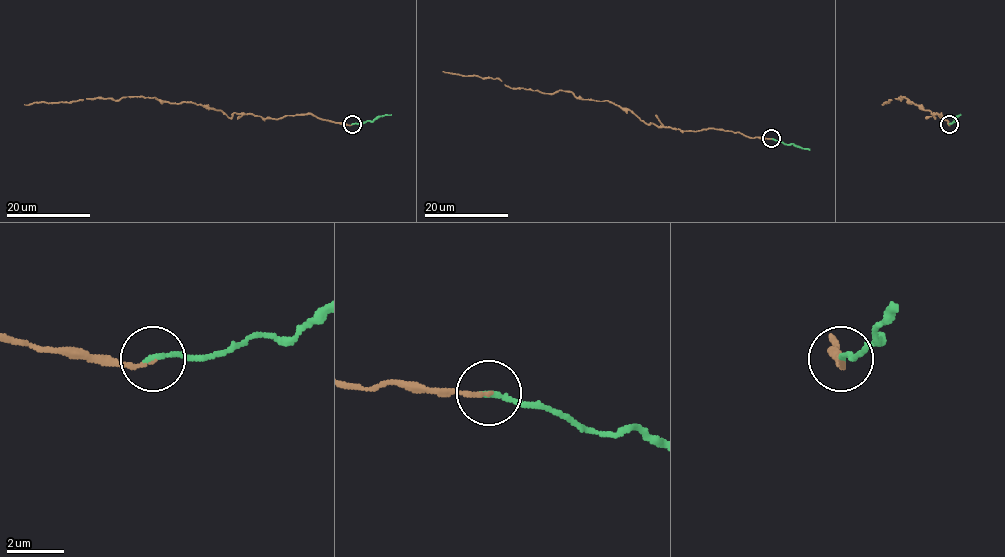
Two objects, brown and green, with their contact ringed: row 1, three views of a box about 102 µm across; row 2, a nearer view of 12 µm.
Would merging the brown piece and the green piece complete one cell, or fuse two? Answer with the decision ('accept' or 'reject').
accept

